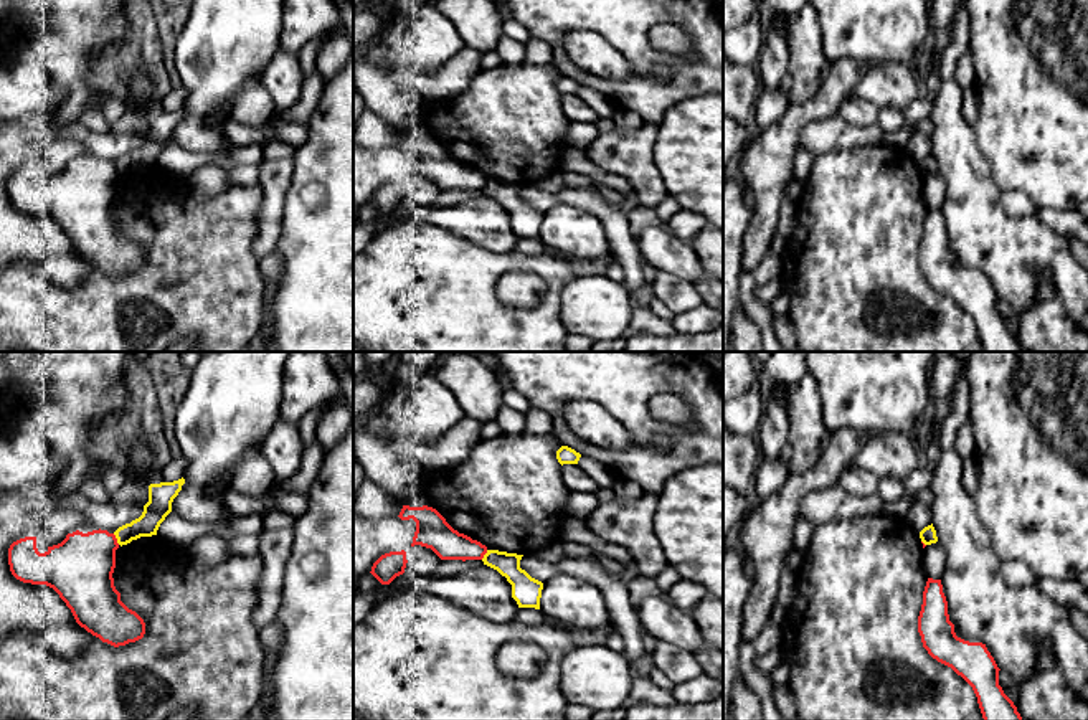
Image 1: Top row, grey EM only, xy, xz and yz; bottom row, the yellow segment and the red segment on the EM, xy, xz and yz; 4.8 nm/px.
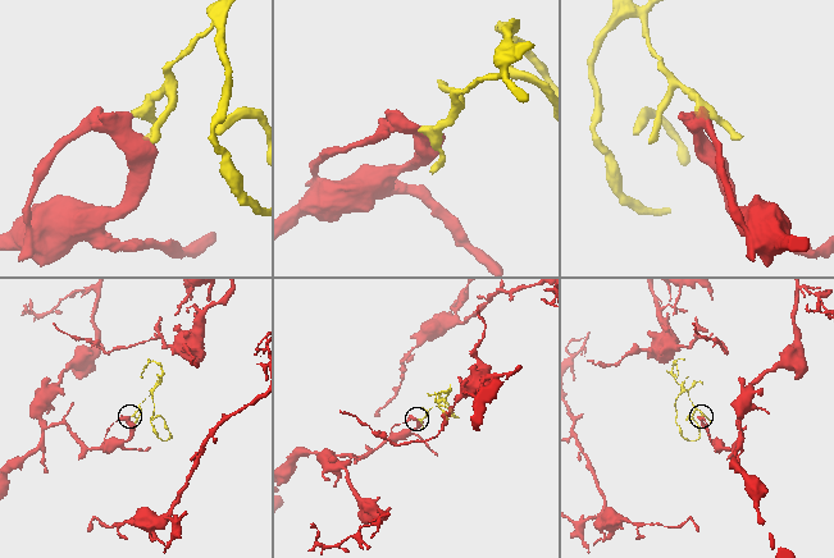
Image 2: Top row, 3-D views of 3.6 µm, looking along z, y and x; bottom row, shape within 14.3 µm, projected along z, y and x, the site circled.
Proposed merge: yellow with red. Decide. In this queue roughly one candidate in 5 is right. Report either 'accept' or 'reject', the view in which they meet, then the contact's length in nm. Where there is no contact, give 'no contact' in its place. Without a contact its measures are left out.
reject; meets yellow in xy; contact 70 nm long

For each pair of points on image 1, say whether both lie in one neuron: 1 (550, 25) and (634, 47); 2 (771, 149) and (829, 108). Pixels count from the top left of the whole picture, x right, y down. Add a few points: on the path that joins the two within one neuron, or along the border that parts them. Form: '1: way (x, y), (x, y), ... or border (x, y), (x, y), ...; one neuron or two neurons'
1: way (572, 18), (606, 18), (613, 25); one neuron
2: way (785, 134), (808, 111), (814, 109); one neuron

